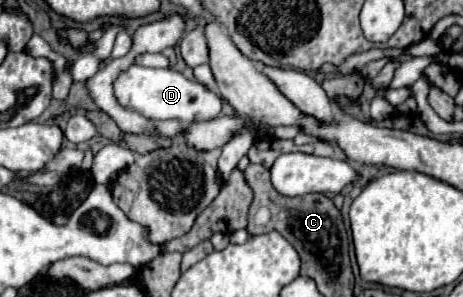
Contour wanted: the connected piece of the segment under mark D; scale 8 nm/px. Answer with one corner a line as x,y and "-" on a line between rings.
132,64
114,80
114,96
122,108
140,112
152,120
180,120
180,122
200,122
212,120
220,114
222,100
206,90
200,82
184,78
176,70
160,70
160,68
142,68

